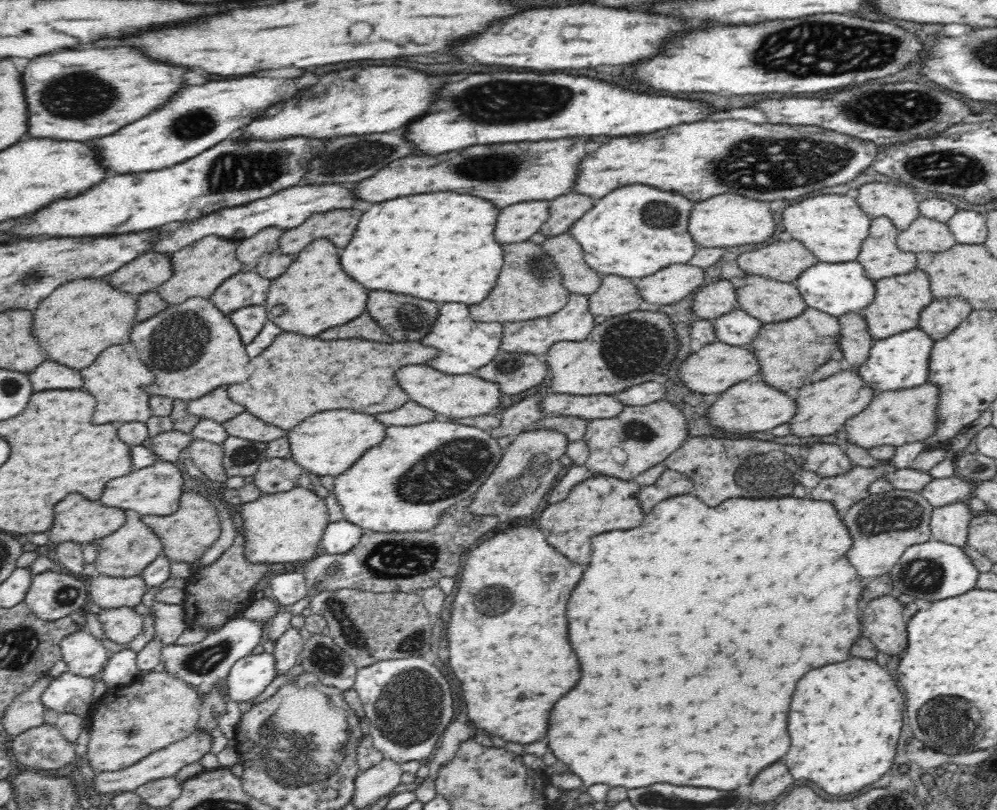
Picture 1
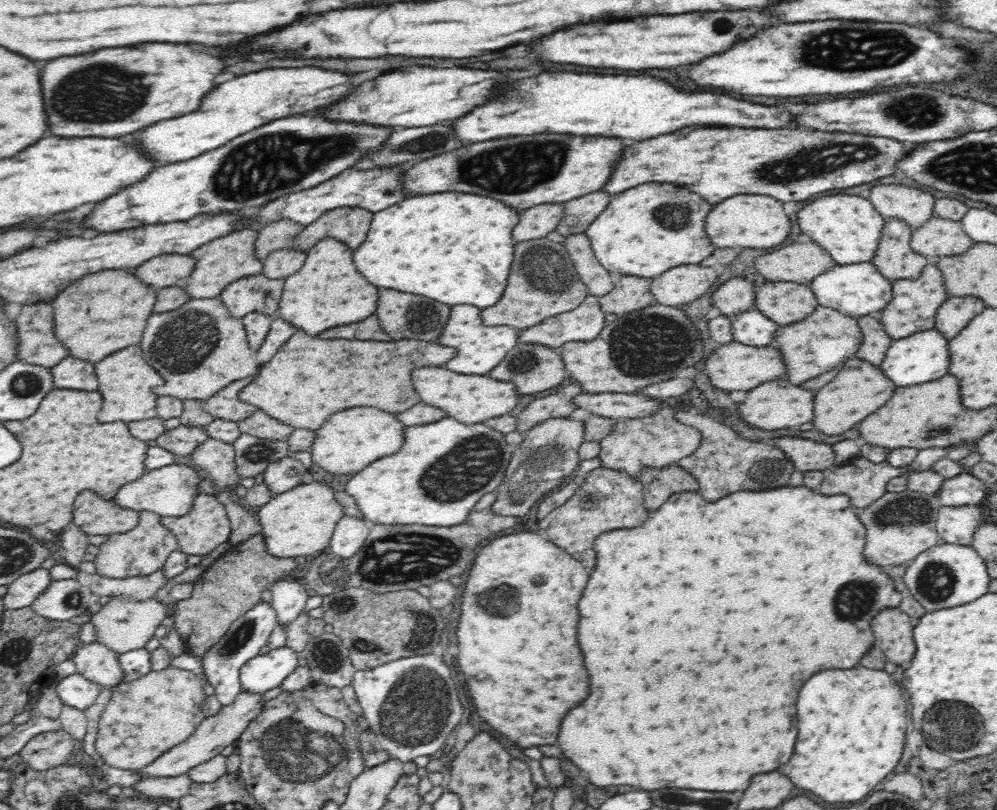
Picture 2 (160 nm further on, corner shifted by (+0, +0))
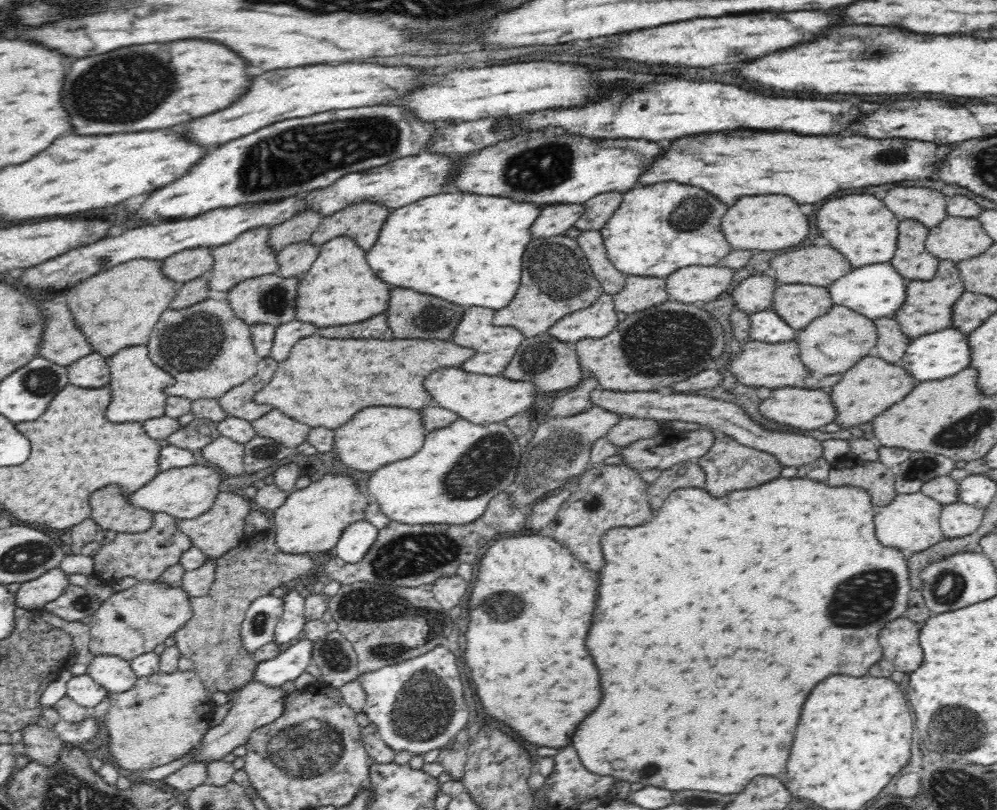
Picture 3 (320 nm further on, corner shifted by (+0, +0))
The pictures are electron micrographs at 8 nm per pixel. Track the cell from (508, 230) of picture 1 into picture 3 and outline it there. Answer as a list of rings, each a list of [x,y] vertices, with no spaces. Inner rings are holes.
[[[558,204],[542,210],[538,220],[532,226],[532,234],[538,238],[563,235],[575,226],[575,222],[583,215],[586,207],[582,204]]]

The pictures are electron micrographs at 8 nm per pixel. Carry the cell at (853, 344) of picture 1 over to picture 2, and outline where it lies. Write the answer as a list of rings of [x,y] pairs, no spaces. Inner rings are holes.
[[[877,315],[858,317],[857,321],[861,326],[863,341],[855,356],[876,366],[881,365],[893,338],[885,332],[881,319]]]

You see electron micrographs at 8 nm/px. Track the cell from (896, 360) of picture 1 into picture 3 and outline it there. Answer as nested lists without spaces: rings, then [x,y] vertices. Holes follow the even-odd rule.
[[[952,326],[911,339],[900,364],[904,366],[905,370],[908,370],[908,374],[912,374],[912,378],[916,378],[920,382],[942,380],[942,378],[954,376],[960,370],[968,368],[972,362],[970,352],[969,335]]]

